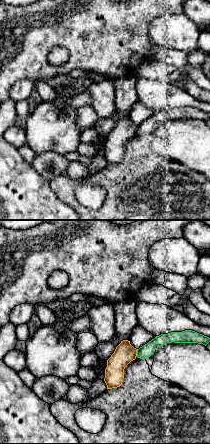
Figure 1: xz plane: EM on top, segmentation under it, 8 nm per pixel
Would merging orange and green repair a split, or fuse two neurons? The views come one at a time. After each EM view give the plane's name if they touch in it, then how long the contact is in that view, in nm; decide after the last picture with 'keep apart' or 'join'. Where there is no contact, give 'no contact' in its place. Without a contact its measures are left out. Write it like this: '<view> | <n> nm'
xz | 70 nm

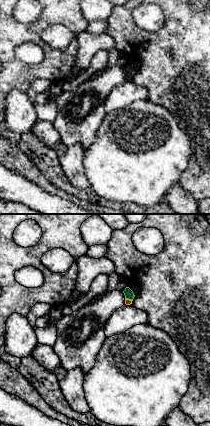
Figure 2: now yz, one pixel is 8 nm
yz | 70 nm

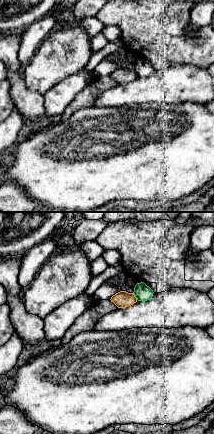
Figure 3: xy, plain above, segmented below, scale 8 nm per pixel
xy | 70 nm

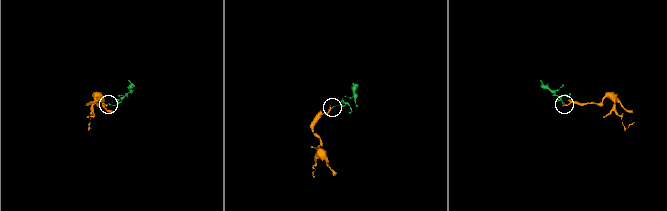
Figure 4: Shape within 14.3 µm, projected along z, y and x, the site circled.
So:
keep apart

